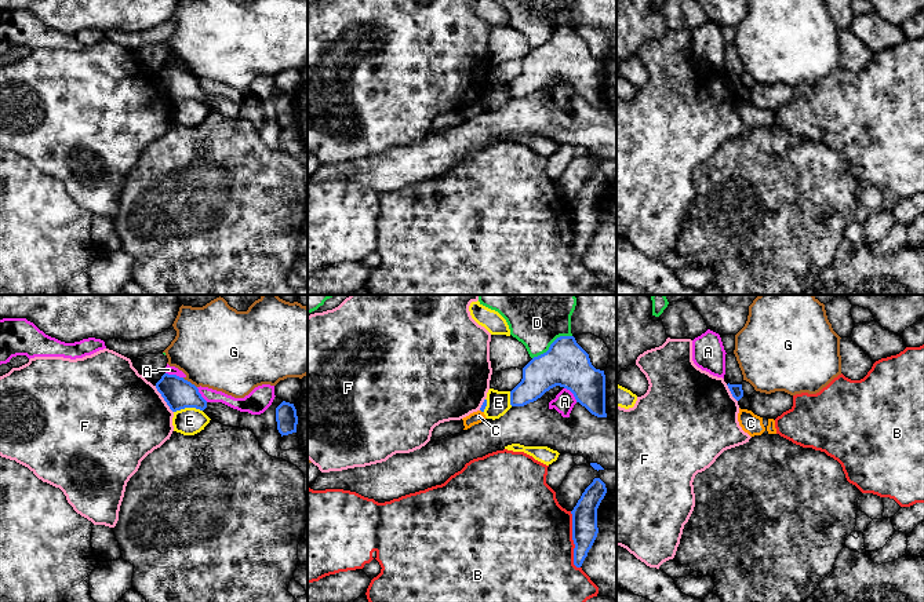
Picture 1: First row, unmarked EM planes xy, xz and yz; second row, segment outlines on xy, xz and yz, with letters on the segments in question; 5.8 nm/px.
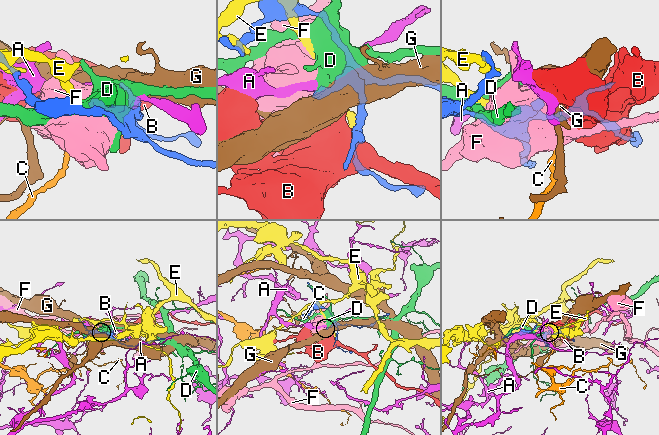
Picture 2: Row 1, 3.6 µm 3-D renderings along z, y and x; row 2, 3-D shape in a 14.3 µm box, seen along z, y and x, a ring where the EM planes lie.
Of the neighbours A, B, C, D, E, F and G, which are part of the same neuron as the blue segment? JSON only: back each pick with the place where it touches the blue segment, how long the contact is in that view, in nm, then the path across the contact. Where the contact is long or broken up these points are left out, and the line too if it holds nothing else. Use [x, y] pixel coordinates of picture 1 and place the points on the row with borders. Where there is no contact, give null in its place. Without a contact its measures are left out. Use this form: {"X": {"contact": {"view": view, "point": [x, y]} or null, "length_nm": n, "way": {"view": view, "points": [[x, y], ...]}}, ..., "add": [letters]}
{"add": []}

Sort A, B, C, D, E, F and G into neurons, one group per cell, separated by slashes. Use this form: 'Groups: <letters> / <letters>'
Groups: A / B / C / D / E / F / G

